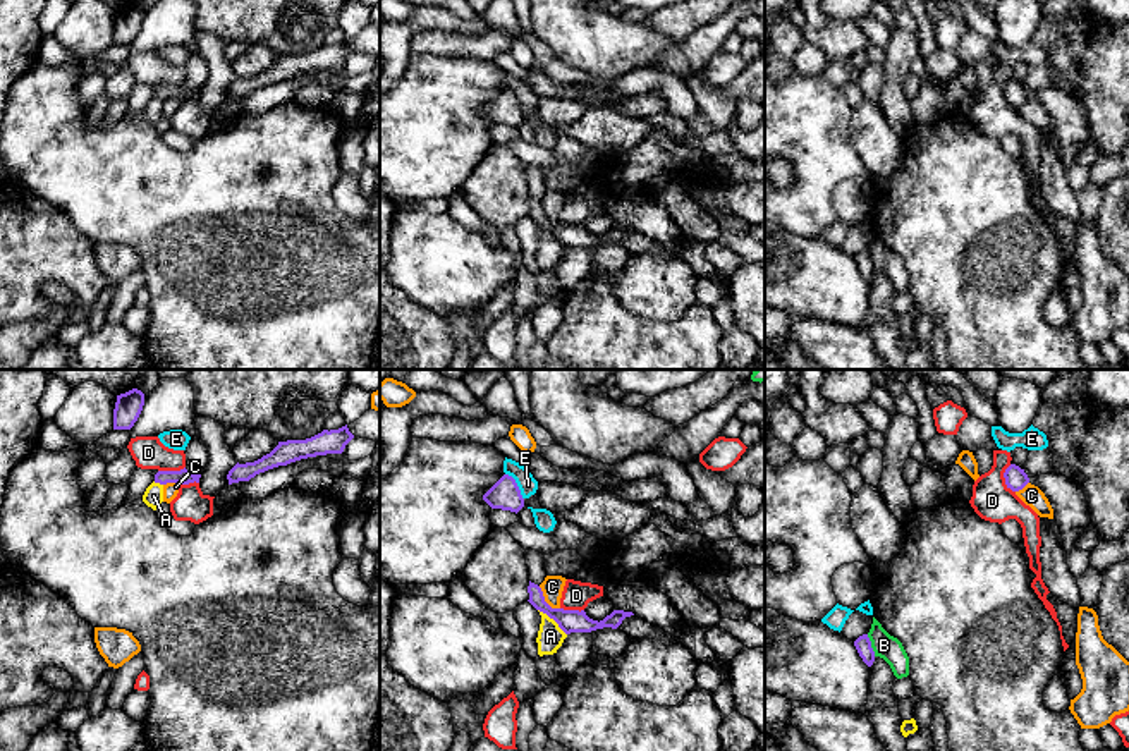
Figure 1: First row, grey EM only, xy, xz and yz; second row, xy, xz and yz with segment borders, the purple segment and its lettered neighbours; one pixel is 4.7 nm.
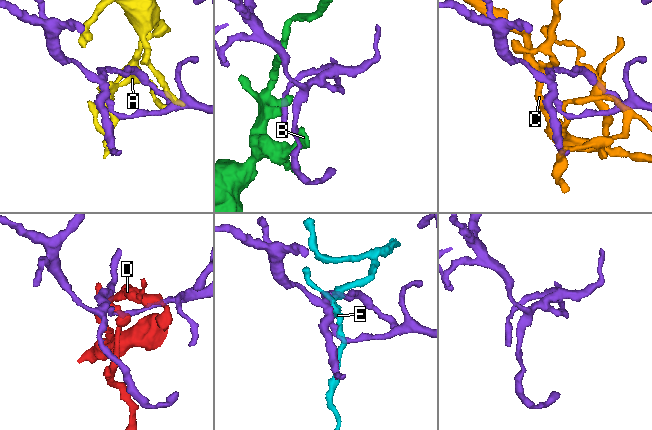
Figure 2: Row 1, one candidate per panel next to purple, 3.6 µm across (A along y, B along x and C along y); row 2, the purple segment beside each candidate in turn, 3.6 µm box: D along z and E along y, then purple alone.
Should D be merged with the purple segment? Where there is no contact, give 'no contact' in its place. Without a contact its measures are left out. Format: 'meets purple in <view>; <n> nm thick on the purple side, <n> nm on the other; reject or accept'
meets purple in yz; 100 nm thick on the purple side, 190 nm on the other; reject

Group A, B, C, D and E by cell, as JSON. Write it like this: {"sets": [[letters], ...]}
{"sets": [["A"], ["B"], ["C"], ["D"], ["E"]]}

